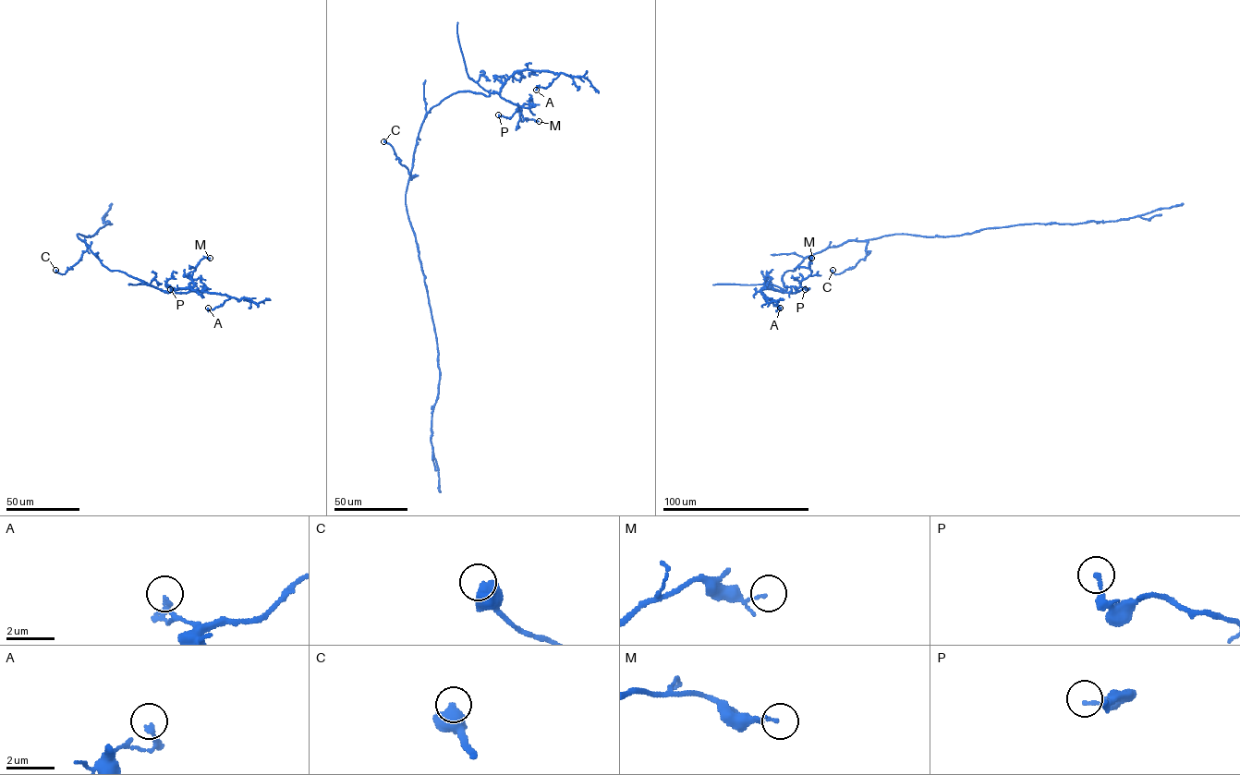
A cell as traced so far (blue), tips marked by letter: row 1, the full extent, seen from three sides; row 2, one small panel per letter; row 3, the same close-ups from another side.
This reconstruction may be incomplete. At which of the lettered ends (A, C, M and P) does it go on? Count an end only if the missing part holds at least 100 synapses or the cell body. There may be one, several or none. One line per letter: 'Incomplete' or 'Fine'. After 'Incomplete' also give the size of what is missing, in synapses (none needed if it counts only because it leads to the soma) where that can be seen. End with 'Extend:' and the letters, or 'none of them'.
A: Fine
C: Fine
M: Fine
P: Fine
Extend: none of them

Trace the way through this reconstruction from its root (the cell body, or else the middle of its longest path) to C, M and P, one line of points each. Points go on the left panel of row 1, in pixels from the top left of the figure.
C: (77, 236), (88, 245), (88, 248), (65, 273), (55, 270)
M: (77, 236), (110, 271), (123, 272), (168, 292), (188, 292), (195, 267), (202, 258), (210, 258)
P: (77, 236), (110, 271), (123, 272), (168, 292), (187, 293), (189, 287), (170, 289)

